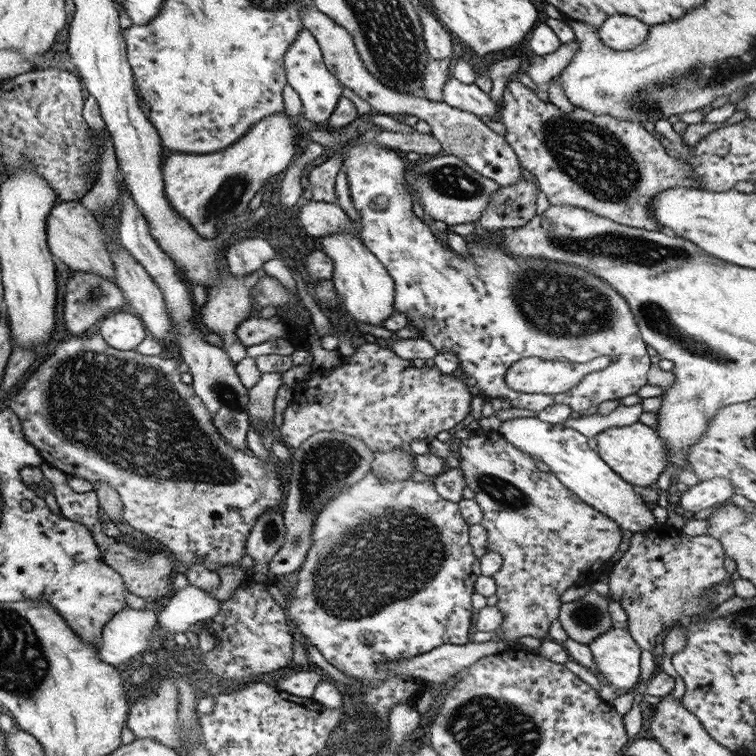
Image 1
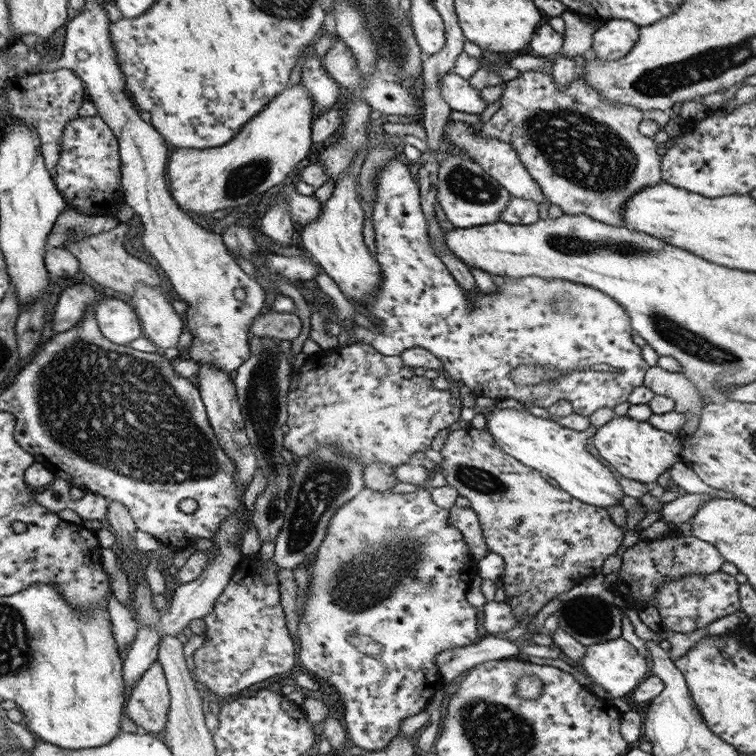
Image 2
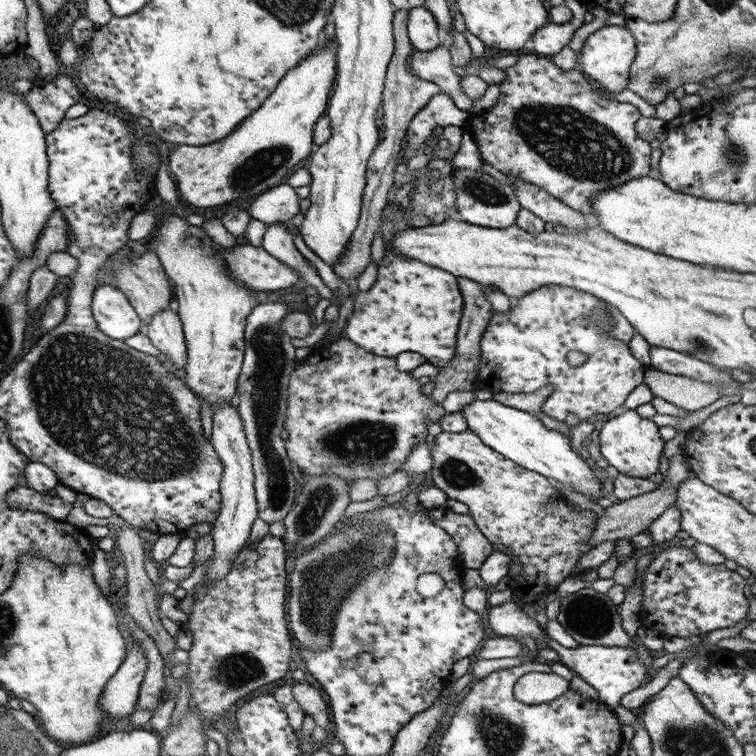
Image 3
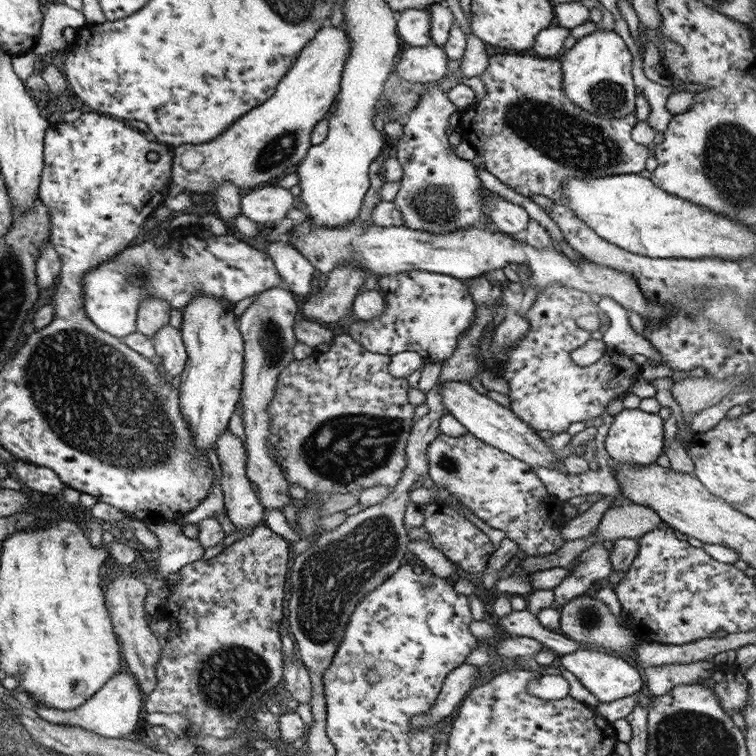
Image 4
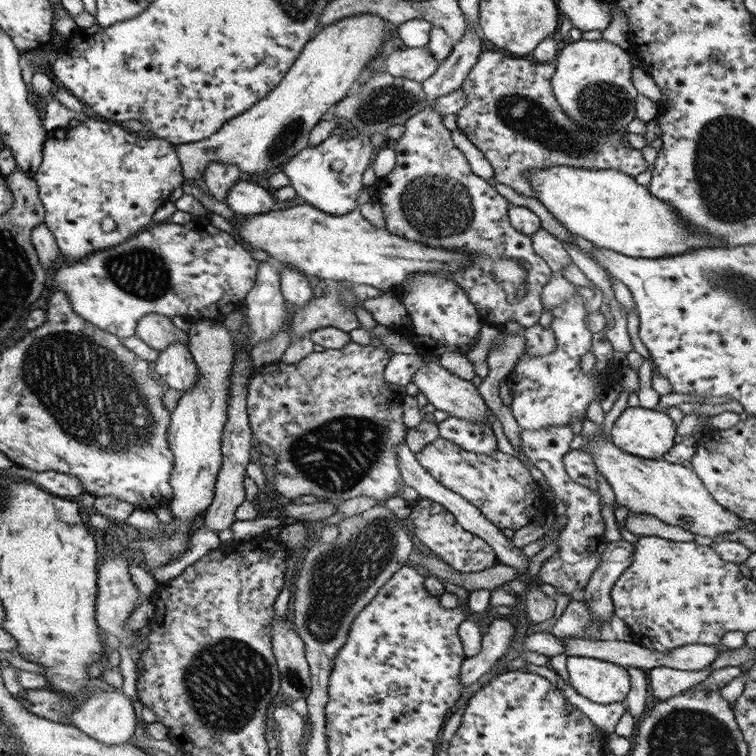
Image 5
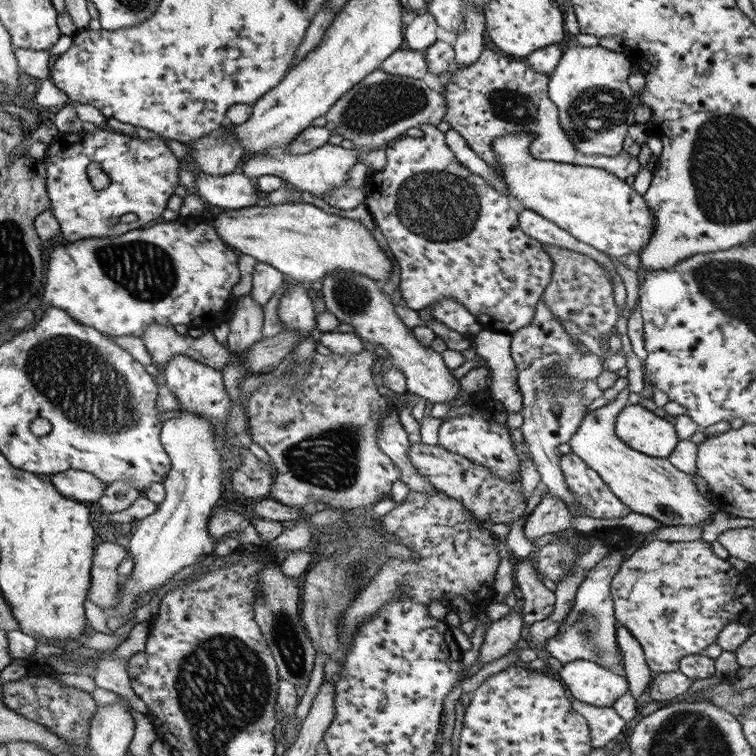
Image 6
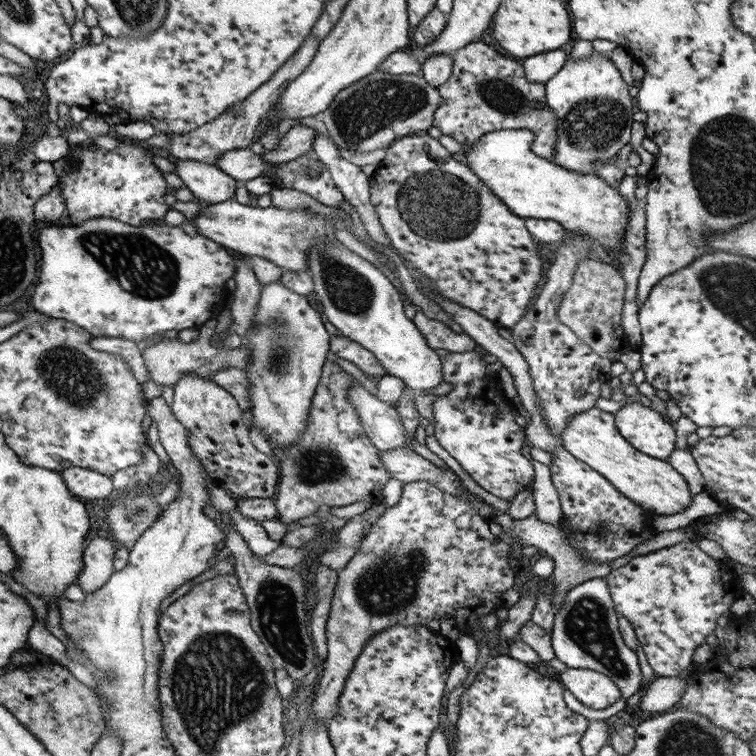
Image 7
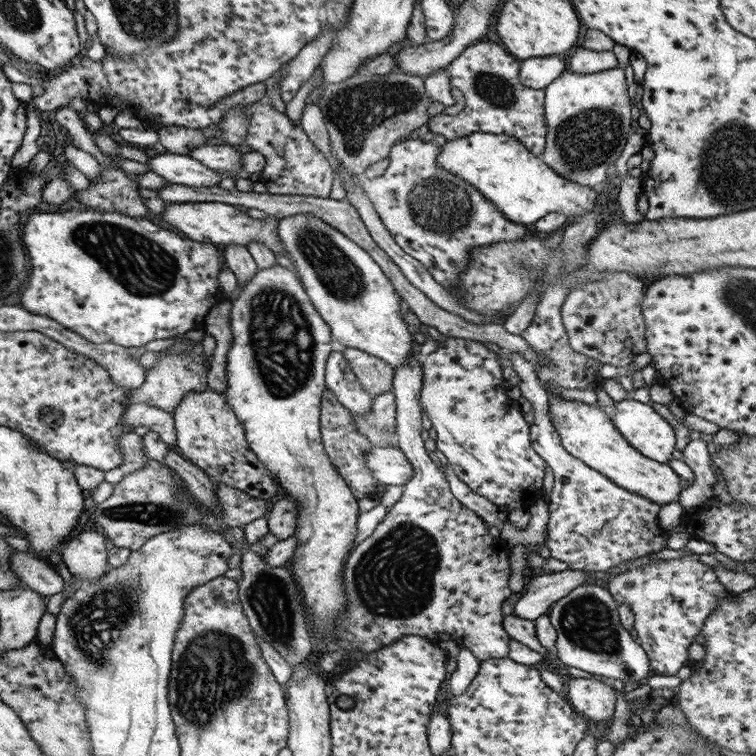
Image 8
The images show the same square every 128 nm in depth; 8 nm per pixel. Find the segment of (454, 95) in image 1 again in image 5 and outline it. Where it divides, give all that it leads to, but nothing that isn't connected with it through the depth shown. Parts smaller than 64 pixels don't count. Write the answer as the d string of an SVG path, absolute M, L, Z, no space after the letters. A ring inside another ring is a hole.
M425 47L391 51L385 56L384 61L385 72L395 78L415 80L415 82L429 78L438 65Z

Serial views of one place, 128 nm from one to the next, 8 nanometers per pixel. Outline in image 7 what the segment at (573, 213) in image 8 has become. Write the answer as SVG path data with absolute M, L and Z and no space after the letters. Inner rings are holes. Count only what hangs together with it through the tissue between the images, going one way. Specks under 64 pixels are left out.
M516 128L515 130L499 130L488 132L487 134L481 135L477 141L472 145L463 146L463 157L458 157L459 162L467 165L469 170L477 176L477 178L495 195L499 200L502 200L503 204L507 205L507 208L519 218L535 218L535 219L549 219L558 222L567 232L573 231L574 233L588 236L588 239L595 240L597 244L601 244L605 250L611 250L617 248L617 244L621 242L621 237L624 237L624 230L627 222L628 208L623 197L617 192L616 188L611 188L608 183L603 180L597 174L582 174L580 171L570 170L567 168L559 167L558 165L552 164L549 160L539 158L534 152L530 151L530 144L533 140L533 133L530 130L523 128Z

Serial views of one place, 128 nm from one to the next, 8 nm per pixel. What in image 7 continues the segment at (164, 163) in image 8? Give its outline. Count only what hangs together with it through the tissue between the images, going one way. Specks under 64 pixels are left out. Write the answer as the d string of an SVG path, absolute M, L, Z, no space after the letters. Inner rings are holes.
M170 160L174 166L174 174L193 197L203 199L207 203L234 200L237 180L227 176L220 168L189 160Z

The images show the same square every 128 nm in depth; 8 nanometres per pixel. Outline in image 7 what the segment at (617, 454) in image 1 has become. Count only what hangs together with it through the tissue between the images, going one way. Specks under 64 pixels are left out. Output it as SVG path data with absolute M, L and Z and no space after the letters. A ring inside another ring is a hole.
M637 401L614 412L614 424L631 447L651 458L666 460L673 452L676 436L672 423Z

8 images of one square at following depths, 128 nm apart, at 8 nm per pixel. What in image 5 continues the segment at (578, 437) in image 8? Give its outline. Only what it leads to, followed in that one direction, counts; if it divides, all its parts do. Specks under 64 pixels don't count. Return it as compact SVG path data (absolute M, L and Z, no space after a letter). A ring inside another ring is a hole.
M586 418L582 426L580 435L589 442L581 449L590 455L596 472L611 487L617 506L621 505L631 513L654 516L665 524L680 526L694 535L708 536L713 540L723 532L741 528L741 524L745 522L717 504L692 470L680 464L669 464L662 458L644 459L627 454L611 444L610 438L603 438L602 426L597 426Z

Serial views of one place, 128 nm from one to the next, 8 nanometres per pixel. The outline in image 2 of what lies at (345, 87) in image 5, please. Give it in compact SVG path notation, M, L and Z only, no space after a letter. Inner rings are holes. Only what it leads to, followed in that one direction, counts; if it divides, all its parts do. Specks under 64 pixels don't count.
M301 83L285 87L225 144L206 149L179 147L169 154L165 174L170 195L181 210L194 212L197 216L211 214L223 208L245 205L253 196L283 182L285 176L291 172L291 168L307 156L311 146L310 126L315 116L314 104Z

